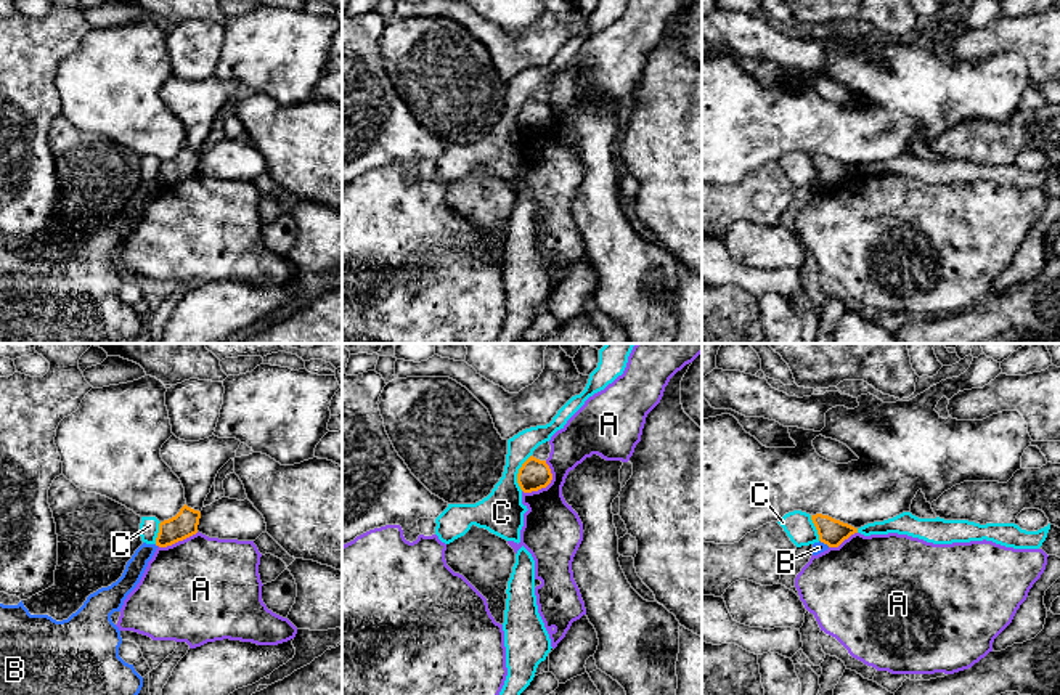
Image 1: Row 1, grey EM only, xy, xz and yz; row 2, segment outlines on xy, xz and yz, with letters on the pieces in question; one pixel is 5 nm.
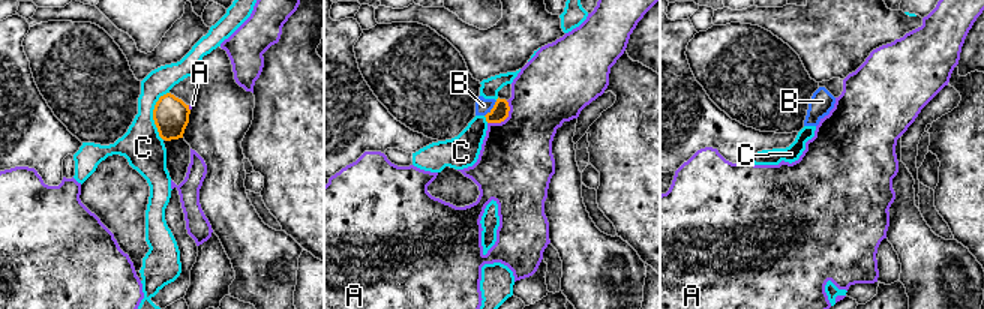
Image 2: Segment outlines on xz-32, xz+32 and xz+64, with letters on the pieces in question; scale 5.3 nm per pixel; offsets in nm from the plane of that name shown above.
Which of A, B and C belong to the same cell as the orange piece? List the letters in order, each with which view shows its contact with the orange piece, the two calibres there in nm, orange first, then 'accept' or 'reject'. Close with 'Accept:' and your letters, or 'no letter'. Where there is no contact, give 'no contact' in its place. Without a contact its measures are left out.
A: xz | 150/300 nm | reject
B: yz | 130/60 nm | reject
C: xz | 150/220 nm | reject
Accept: no letter

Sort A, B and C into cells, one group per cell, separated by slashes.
A / B / C

